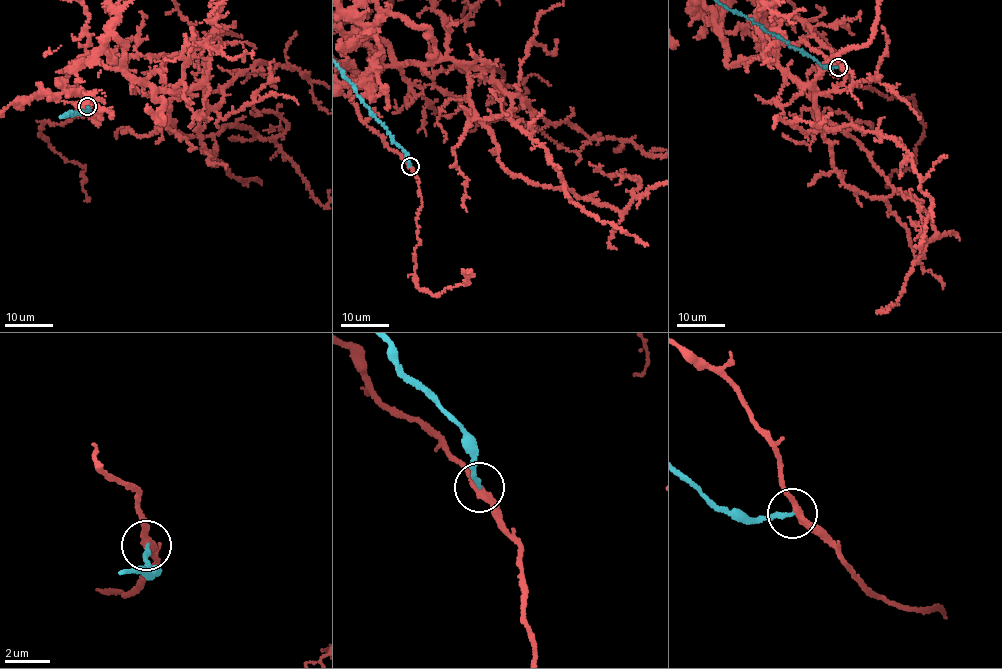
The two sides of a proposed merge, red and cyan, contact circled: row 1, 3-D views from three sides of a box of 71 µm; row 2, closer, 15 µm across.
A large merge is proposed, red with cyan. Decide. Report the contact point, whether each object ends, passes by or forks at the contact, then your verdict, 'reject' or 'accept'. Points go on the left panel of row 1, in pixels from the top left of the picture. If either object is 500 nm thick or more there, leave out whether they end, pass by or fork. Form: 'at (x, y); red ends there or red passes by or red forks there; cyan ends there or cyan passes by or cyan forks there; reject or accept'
at (87, 106); red passes by; cyan ends there; reject

